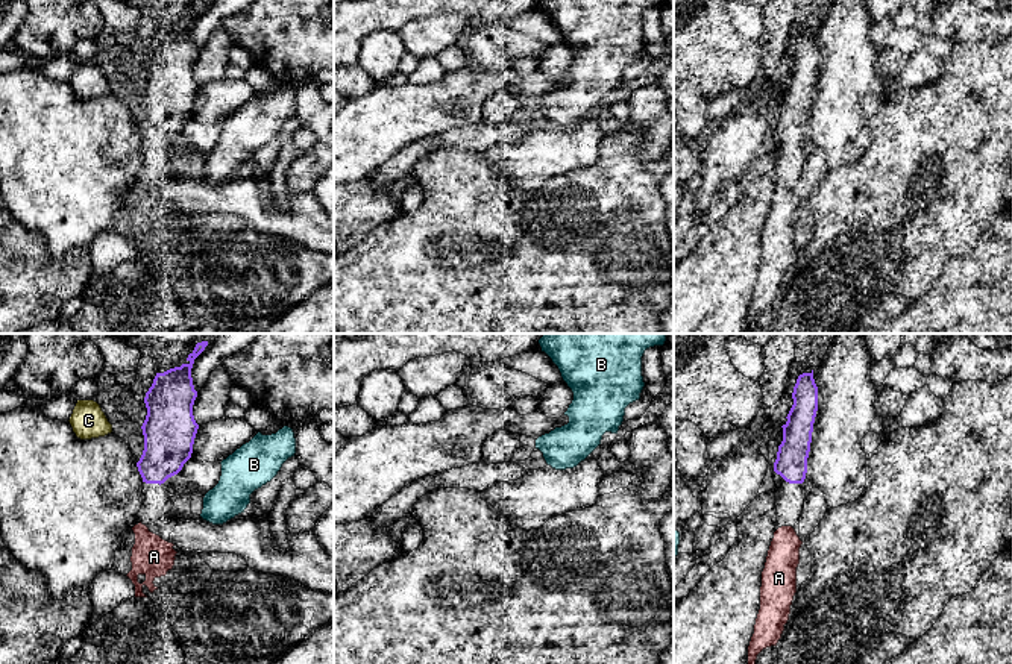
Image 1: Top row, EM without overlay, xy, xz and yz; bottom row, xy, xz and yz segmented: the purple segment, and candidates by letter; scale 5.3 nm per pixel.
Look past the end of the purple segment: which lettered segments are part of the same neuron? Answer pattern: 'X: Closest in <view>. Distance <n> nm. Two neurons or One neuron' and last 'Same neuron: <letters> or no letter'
A: Closest in xy. Distance 220 nm. One neuron
B: Closest in xy. Distance 160 nm. Two neurons
C: Closest in xy. Distance 160 nm. Two neurons
Same neuron: A

